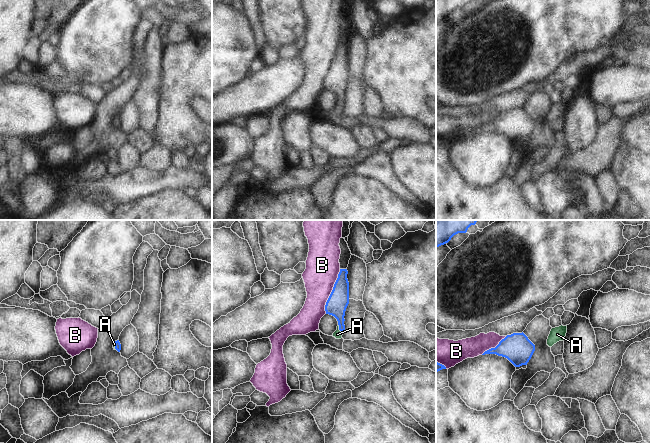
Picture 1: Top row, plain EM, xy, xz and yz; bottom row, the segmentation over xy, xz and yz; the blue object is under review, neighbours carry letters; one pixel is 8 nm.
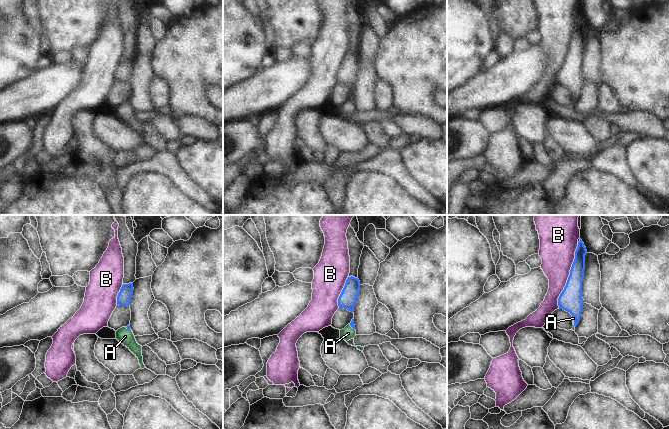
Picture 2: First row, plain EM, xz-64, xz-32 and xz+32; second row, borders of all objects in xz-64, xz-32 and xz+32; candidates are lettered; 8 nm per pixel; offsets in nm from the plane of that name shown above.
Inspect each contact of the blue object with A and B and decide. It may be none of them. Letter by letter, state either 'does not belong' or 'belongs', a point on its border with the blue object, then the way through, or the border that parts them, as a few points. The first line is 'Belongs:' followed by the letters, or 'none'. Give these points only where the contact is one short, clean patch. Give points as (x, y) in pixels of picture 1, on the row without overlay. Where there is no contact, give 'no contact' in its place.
Belongs: A
A: belongs | xz (339, 105) | across xz (336, 81), (340, 93), (339, 105), (337, 110)
B: does not belong | xz (332, 67)

